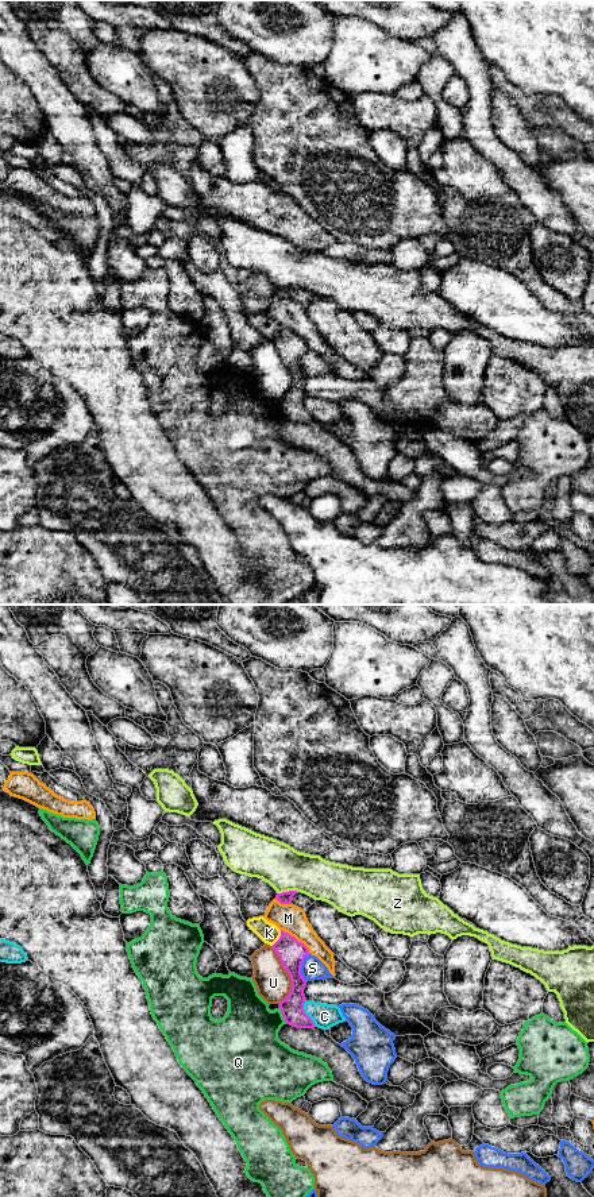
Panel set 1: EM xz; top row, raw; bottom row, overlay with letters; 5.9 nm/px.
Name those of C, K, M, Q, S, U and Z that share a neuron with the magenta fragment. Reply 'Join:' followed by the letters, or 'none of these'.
Join: none of these

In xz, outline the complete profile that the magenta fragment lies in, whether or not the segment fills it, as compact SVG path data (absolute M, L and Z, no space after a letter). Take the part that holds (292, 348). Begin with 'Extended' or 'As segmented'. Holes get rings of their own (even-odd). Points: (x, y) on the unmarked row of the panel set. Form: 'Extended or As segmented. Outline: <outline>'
As segmented. Outline: M281 325L281 332L273 340L273 344L292 375L289 391L279 398L285 417L297 424L315 424L313 416L304 406L306 377L301 370L301 362L304 355L310 350L308 343Z

